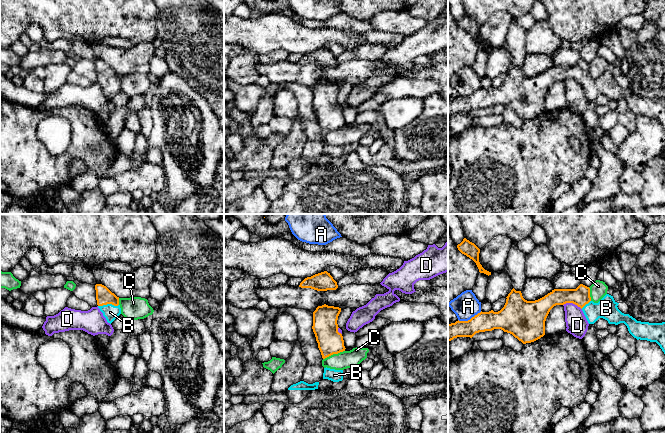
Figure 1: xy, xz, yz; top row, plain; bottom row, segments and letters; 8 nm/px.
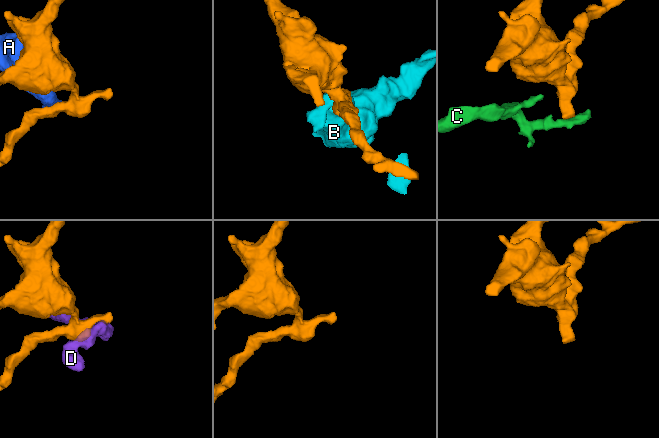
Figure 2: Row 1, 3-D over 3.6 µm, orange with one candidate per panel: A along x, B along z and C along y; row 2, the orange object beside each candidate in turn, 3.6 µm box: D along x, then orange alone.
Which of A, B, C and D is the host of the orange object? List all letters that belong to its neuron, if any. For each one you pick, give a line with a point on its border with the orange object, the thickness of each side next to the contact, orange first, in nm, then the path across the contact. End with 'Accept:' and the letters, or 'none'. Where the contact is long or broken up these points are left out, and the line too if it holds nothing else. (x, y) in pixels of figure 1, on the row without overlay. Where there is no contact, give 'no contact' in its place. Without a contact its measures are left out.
B: meets orange in xy at (108, 79); 140 nm thick on the orange side, 120 nm on the other; runs through xy (104, 72), (108, 79), (110, 88)
Accept: B

